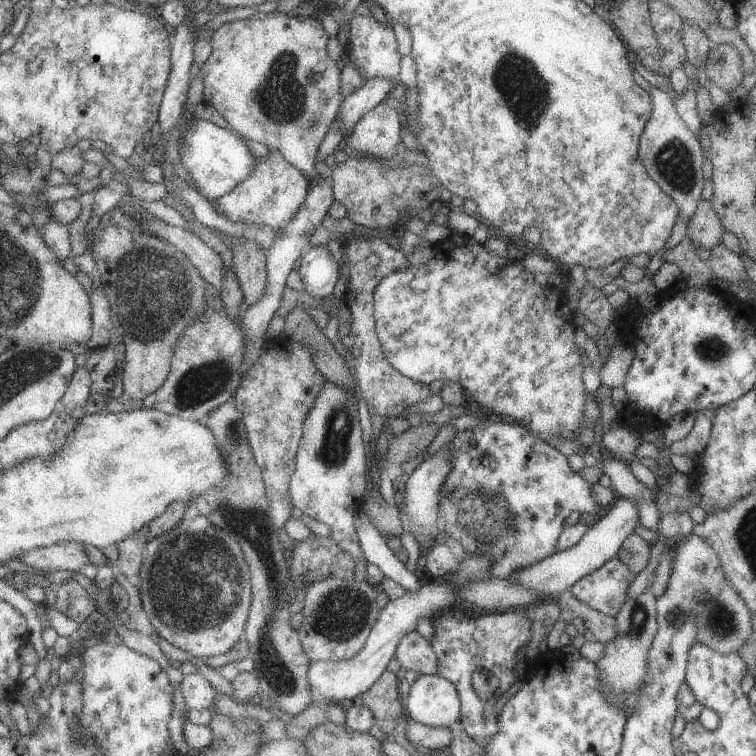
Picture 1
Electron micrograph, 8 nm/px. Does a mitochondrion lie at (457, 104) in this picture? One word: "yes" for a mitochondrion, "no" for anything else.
no

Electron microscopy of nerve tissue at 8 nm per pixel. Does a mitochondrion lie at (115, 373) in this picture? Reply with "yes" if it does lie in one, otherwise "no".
no

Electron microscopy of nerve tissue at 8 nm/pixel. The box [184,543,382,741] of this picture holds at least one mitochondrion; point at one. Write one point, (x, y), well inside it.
(340, 614)

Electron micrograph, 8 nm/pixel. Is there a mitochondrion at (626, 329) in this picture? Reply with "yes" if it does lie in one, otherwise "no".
no

